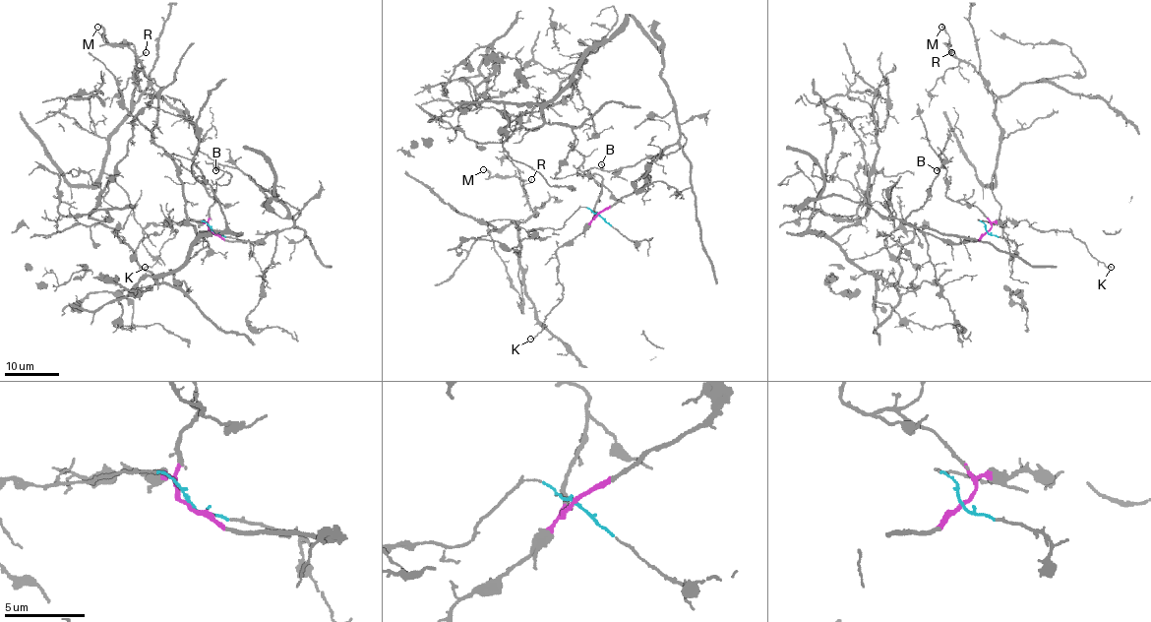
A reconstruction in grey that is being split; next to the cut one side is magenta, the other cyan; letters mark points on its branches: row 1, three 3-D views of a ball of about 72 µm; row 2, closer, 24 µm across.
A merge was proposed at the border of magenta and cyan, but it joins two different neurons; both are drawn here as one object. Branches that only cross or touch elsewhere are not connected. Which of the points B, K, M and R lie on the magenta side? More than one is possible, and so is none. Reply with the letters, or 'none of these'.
B, K

